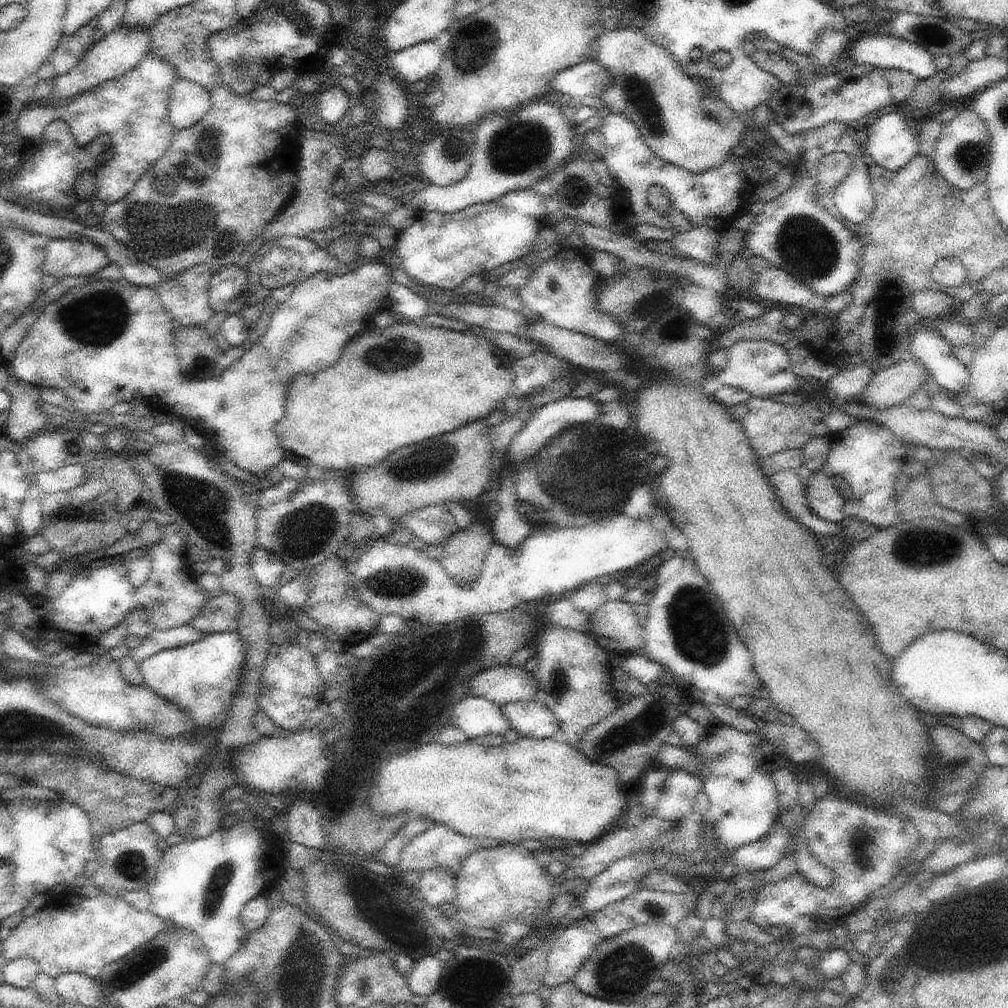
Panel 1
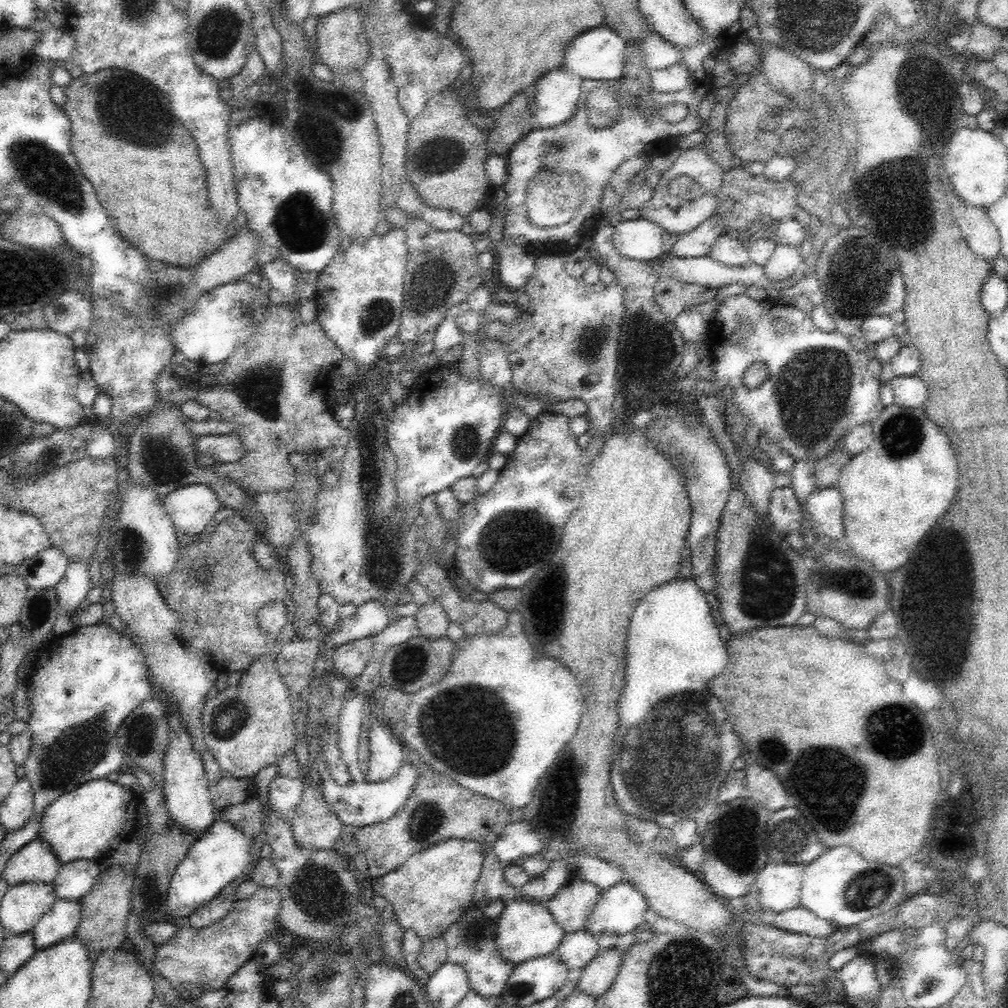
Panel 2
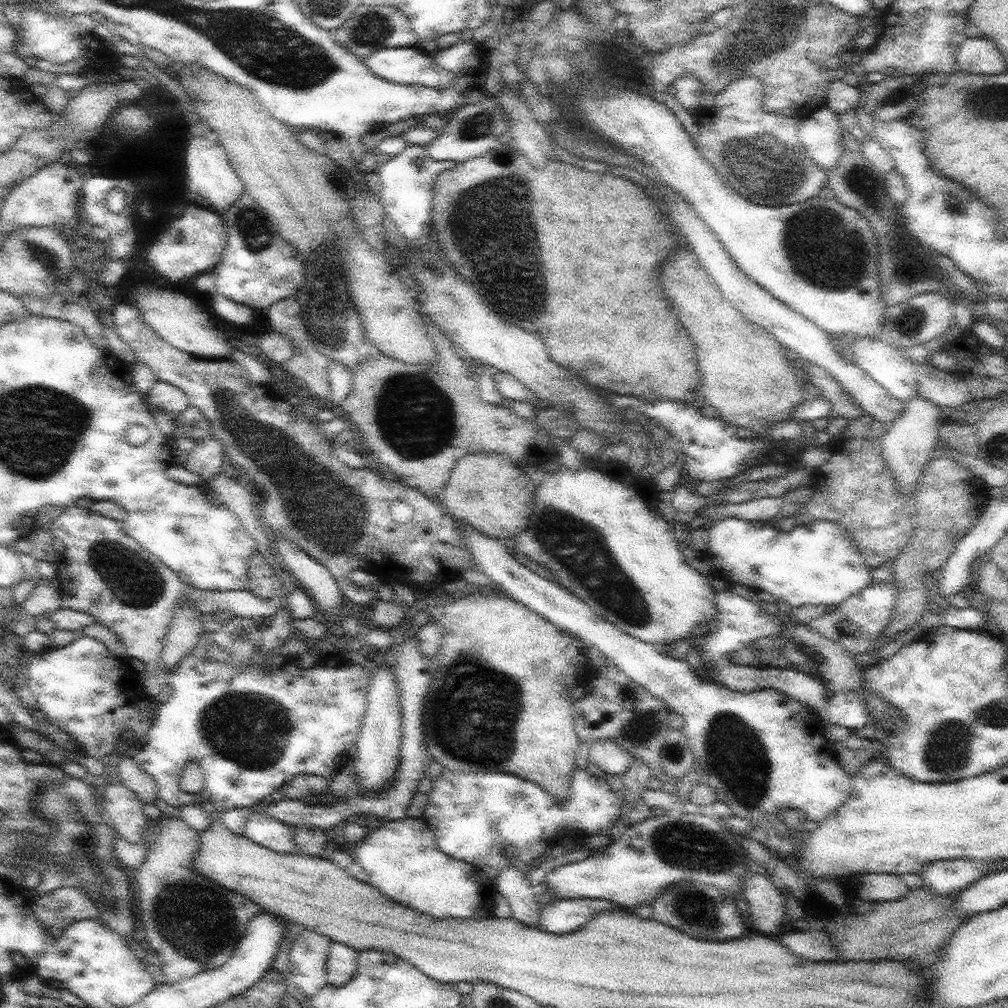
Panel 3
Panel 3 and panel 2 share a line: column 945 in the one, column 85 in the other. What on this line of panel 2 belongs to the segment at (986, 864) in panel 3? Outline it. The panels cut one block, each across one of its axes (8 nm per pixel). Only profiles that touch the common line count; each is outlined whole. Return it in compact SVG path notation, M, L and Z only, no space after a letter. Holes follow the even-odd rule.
M72 861L62 864L52 880L58 899L80 900L90 888L104 865L96 861Z

